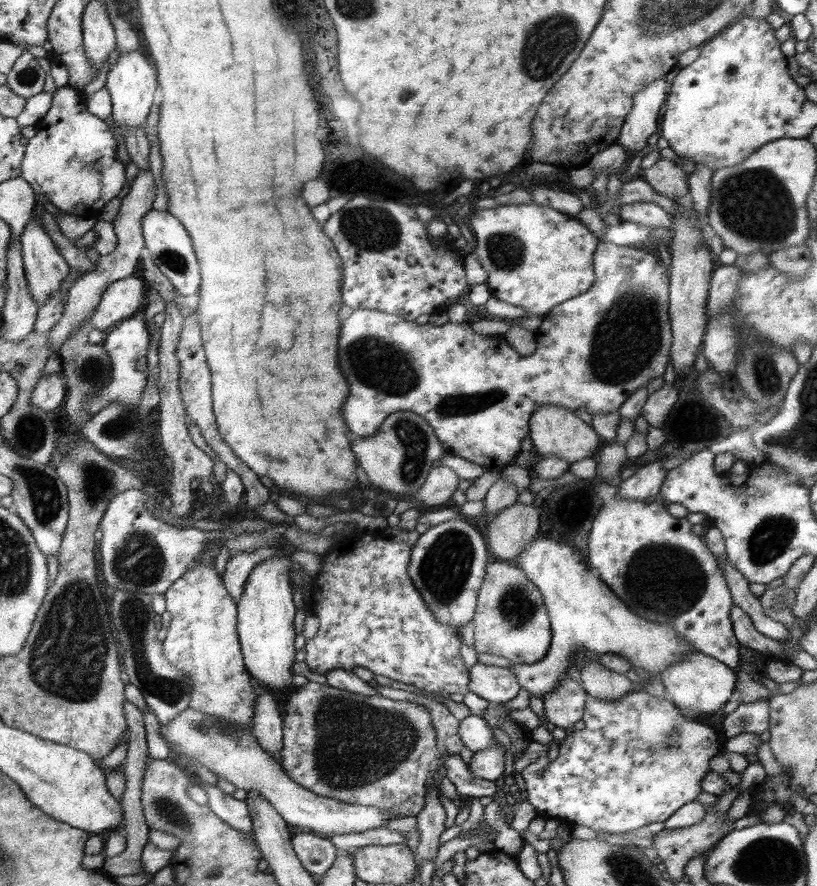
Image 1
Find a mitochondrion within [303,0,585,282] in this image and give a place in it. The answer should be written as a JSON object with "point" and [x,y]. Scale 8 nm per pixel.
{"point":[550,41]}

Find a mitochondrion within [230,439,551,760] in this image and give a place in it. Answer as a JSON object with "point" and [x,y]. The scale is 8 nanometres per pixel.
{"point":[444,570]}

